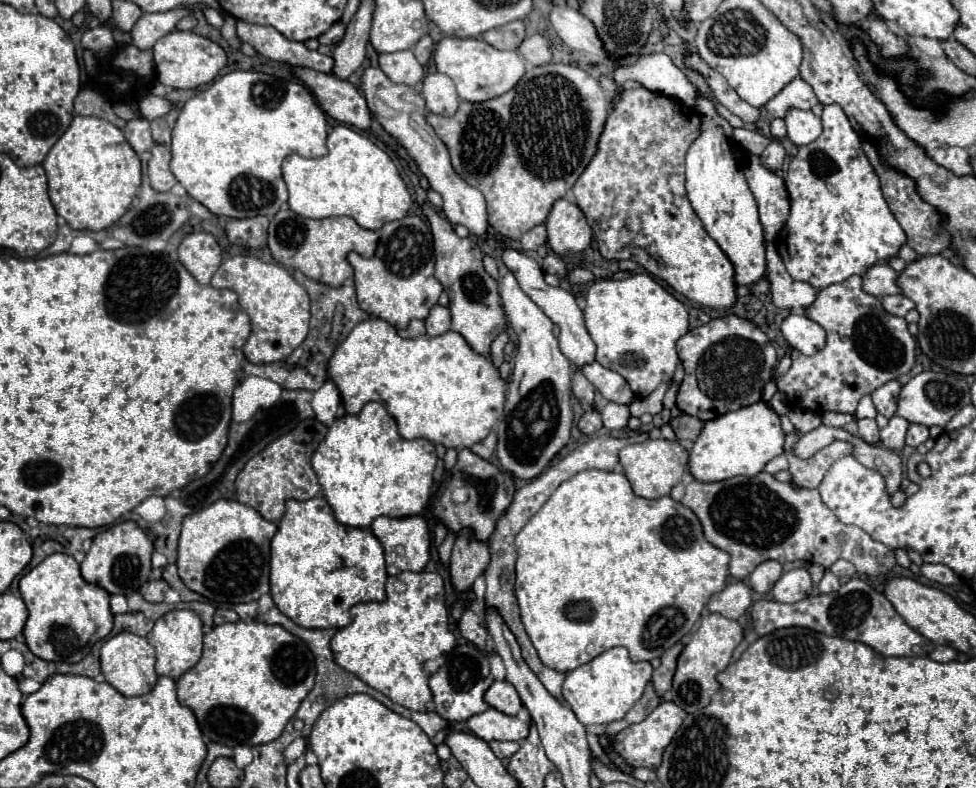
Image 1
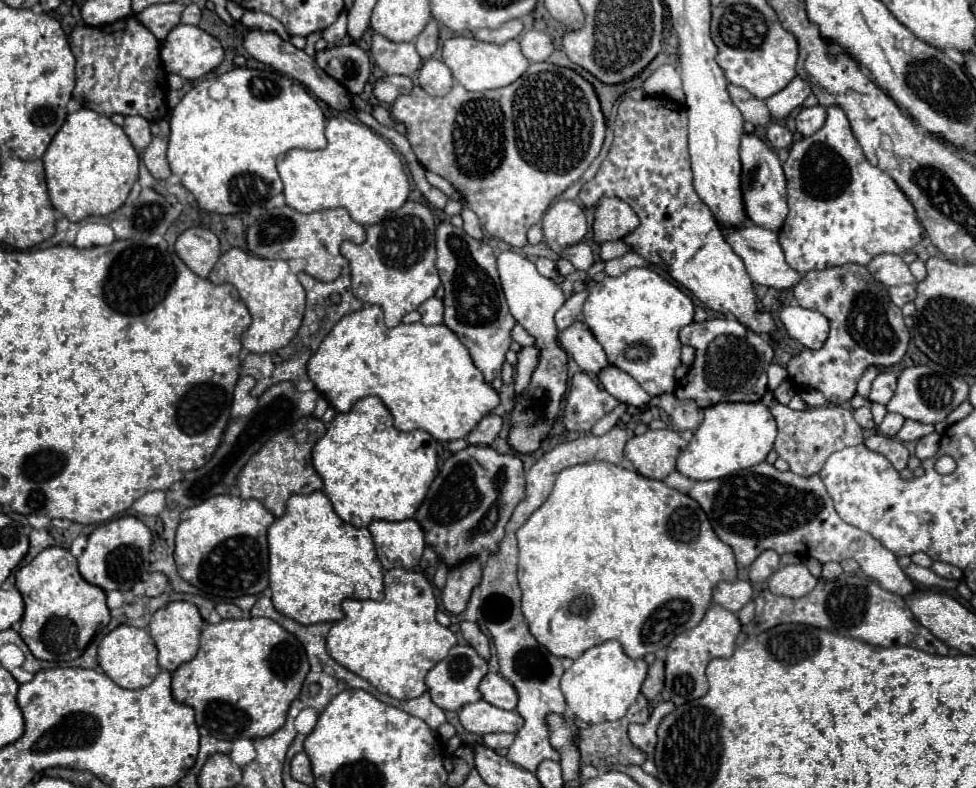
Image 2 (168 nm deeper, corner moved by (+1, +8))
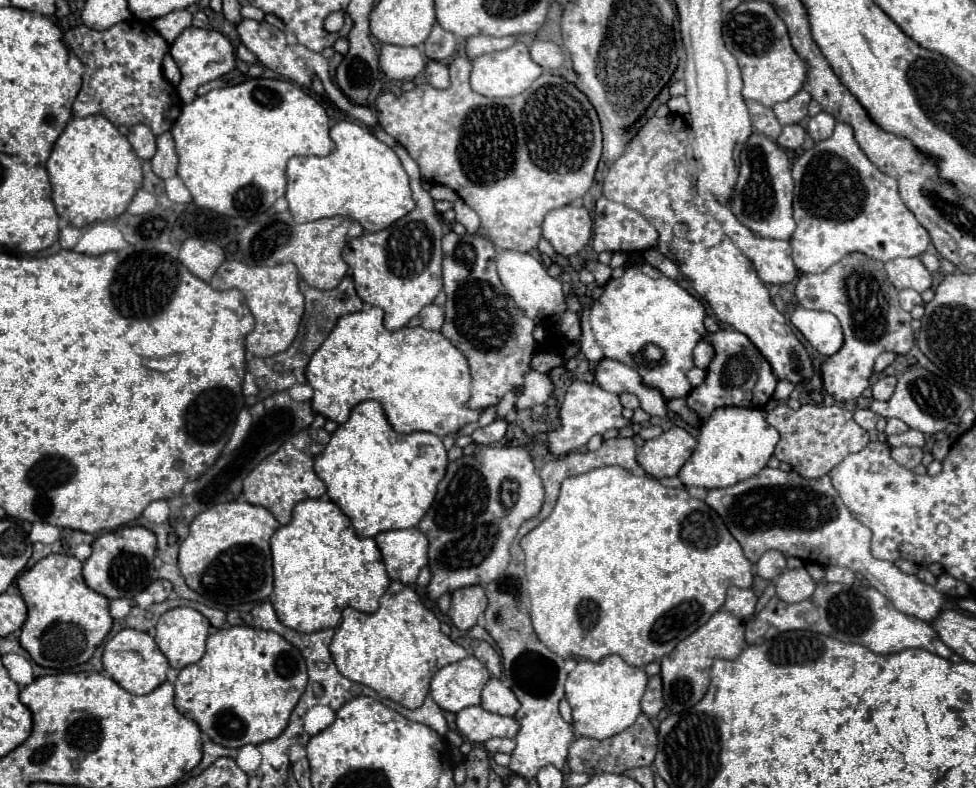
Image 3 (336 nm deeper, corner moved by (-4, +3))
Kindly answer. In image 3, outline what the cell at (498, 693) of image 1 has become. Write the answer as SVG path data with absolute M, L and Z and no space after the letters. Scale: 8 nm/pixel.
M491 678L483 692L481 692L481 706L487 710L487 712L493 712L493 714L501 714L501 716L515 716L515 712L519 710L519 702L515 698L515 694L501 684L501 680L497 678Z

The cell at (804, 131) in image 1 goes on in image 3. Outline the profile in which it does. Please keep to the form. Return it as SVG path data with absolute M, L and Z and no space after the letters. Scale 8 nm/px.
M819 112L817 116L813 116L809 120L807 132L815 142L821 142L821 140L827 140L833 134L833 128L835 128L835 118L827 112Z

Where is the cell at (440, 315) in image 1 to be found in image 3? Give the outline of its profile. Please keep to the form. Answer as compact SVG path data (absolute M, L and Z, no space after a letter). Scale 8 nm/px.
M429 304L429 306L425 306L419 312L419 318L421 318L421 326L423 328L427 328L427 330L441 330L443 320L445 320L445 312L437 304Z

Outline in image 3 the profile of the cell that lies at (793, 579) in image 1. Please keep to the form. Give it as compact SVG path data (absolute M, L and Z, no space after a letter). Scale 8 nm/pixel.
M795 568L775 580L775 589L783 602L801 602L815 592L815 582L805 568Z

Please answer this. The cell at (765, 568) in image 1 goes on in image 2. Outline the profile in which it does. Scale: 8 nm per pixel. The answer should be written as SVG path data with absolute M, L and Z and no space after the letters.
M764 551L758 559L750 565L750 581L762 583L772 577L772 573L780 567L780 555L776 551Z

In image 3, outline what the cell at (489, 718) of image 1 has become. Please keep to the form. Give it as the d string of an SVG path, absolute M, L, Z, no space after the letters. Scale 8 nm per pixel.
M481 706L463 708L457 714L457 730L471 742L487 742L489 738L515 738L519 726L511 716L499 716L483 710Z

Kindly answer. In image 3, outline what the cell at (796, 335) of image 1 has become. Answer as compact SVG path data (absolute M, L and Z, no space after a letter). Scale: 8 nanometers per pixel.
M797 308L791 316L793 326L815 346L821 354L833 356L843 346L843 332L839 320L823 310Z

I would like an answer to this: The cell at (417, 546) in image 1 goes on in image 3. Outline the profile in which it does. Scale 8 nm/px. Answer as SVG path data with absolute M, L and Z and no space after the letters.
M417 528L389 530L377 534L375 542L383 554L389 578L413 586L419 576L419 570L427 566L425 534Z

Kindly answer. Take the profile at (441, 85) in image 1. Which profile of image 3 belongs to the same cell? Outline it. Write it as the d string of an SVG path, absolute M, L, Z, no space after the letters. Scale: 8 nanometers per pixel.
M427 60L425 64L425 78L431 86L437 86L437 88L445 88L449 86L449 70L443 62L437 62L437 60Z

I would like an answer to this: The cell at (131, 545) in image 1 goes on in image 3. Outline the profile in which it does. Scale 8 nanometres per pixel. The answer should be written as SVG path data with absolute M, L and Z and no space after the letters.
M125 526L113 532L101 534L93 544L93 554L83 562L85 584L105 598L129 598L133 600L153 582L153 558L157 550L155 534L141 526Z

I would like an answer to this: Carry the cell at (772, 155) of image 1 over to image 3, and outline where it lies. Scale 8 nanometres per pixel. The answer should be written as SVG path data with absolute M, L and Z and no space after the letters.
M791 124L783 128L781 136L777 138L777 144L787 150L797 150L799 146L803 146L803 138L805 138L805 130L799 124Z

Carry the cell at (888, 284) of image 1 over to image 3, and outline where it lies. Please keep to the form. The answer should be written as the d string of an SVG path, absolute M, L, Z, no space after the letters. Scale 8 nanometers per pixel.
M895 258L885 264L889 282L897 290L913 288L917 292L925 292L933 286L931 272L923 266L921 258Z

